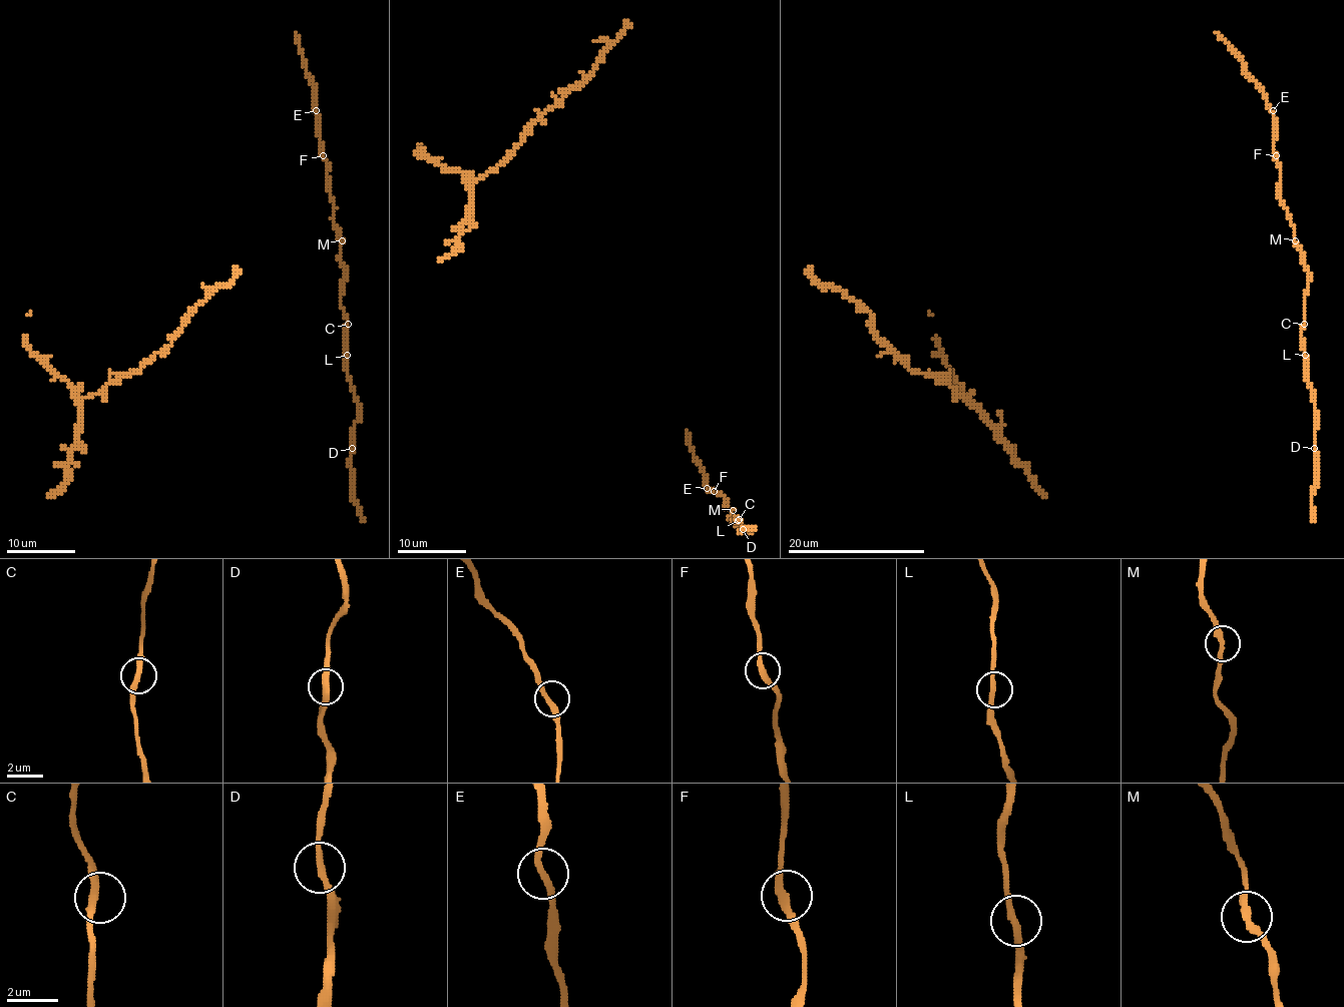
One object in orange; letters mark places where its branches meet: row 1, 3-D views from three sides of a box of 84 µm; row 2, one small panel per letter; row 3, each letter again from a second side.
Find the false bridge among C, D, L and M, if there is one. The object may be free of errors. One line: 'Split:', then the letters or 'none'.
Split: none

